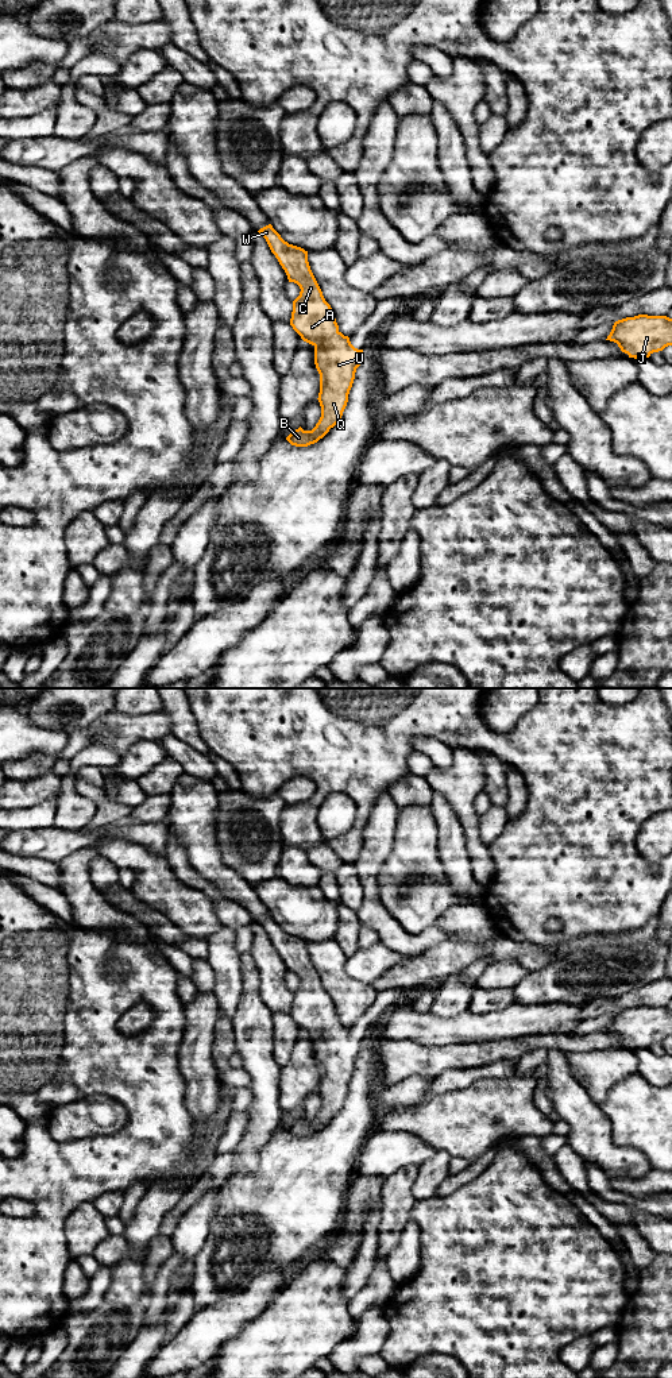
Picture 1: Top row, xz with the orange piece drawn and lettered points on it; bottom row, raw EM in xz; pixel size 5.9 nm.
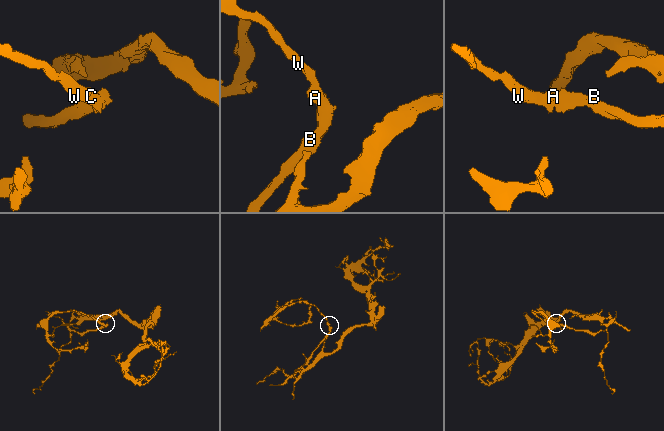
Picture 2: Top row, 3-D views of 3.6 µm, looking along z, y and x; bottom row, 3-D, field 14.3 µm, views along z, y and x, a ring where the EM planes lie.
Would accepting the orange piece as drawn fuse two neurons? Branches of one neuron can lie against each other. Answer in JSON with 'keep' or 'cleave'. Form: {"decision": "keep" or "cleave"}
{"decision": "keep"}

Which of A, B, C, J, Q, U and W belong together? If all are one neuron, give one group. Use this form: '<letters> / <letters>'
A B C J Q U W

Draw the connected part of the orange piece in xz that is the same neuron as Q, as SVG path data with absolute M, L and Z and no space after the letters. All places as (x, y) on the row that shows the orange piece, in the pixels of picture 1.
M271 224L258 232L266 239L289 282L301 289L293 301L290 325L304 341L314 347L321 417L312 431L300 426L286 440L296 447L308 447L323 439L340 421L363 350L355 348L349 337L339 331L332 308L310 270L308 251L285 242Z

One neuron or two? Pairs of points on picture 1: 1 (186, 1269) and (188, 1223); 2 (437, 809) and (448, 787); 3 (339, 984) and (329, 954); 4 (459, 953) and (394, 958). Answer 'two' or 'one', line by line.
1: one
2: two
3: one
4: two

